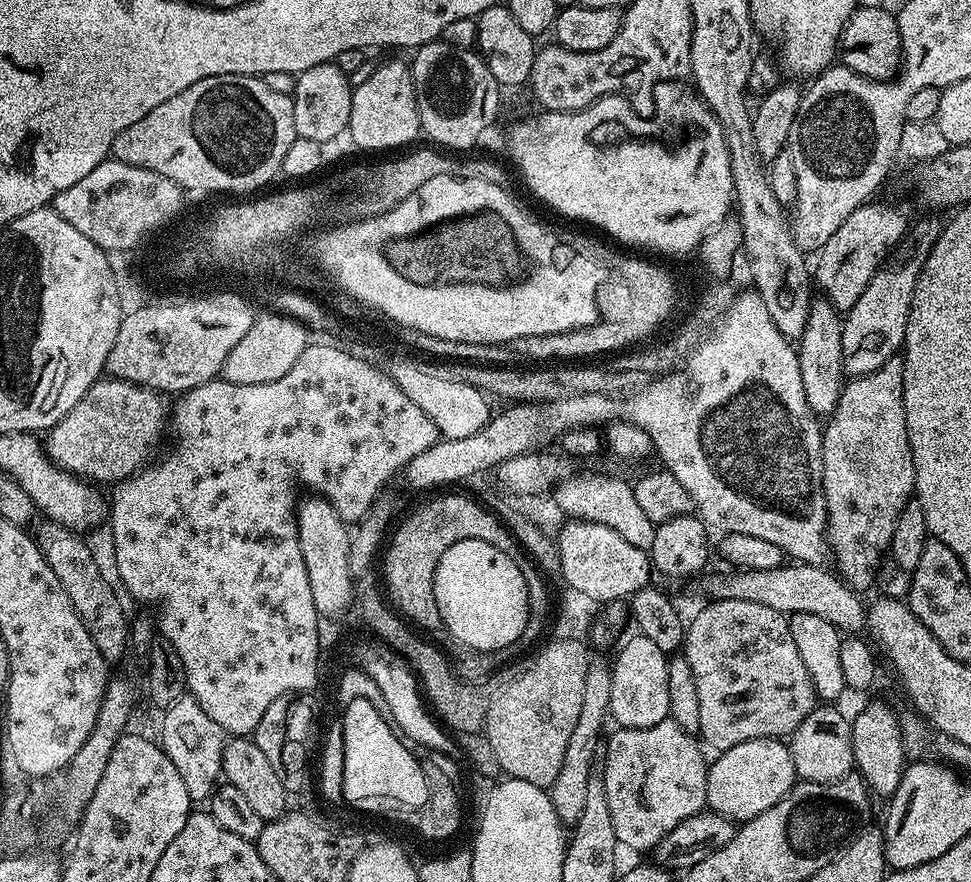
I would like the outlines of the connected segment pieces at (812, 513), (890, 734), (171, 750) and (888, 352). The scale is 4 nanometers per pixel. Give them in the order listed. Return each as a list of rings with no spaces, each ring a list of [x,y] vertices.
[[[755,290],[749,292],[741,291],[736,297],[736,301],[726,315],[721,318],[720,323],[707,335],[693,350],[691,355],[686,359],[686,366],[679,370],[673,370],[667,375],[661,375],[659,378],[653,379],[653,384],[645,383],[639,390],[625,395],[619,400],[614,396],[607,396],[605,392],[602,394],[578,394],[577,396],[567,396],[561,400],[551,400],[549,404],[521,404],[515,403],[513,406],[508,406],[505,412],[500,412],[491,417],[486,426],[482,426],[482,430],[478,430],[478,434],[470,434],[470,438],[458,438],[457,440],[446,440],[443,438],[437,439],[434,446],[430,446],[430,450],[422,450],[422,454],[418,454],[418,458],[414,458],[406,465],[403,470],[403,479],[408,479],[408,484],[412,488],[440,488],[443,484],[456,484],[459,480],[468,480],[471,476],[476,476],[479,472],[484,472],[491,469],[497,464],[506,462],[510,458],[518,458],[523,452],[534,452],[543,449],[544,444],[548,444],[559,438],[564,432],[569,432],[571,428],[590,428],[593,426],[604,426],[609,422],[615,422],[619,419],[629,420],[634,426],[638,426],[642,430],[646,430],[646,434],[650,434],[652,439],[652,447],[655,455],[660,455],[660,460],[663,467],[670,474],[674,474],[674,478],[678,478],[678,482],[682,482],[682,486],[686,486],[686,494],[690,494],[695,511],[698,513],[701,520],[708,525],[709,529],[720,531],[720,534],[733,532],[734,534],[751,534],[754,538],[762,538],[766,542],[774,542],[774,546],[778,546],[786,553],[793,561],[801,564],[819,564],[825,563],[830,556],[830,549],[826,539],[828,530],[828,511],[826,510],[826,494],[824,493],[824,479],[822,478],[822,424],[815,412],[810,410],[810,406],[806,402],[806,390],[802,390],[802,370],[798,366],[798,354],[794,347],[793,341],[782,334],[782,330],[778,330],[778,326],[774,326],[774,318],[770,318],[770,310],[766,310],[766,302],[762,300],[759,293]]]
[[[876,700],[868,704],[852,721],[852,762],[873,797],[890,798],[898,790],[906,767],[906,749],[901,717],[888,704]]]
[[[191,694],[178,697],[170,707],[163,709],[161,716],[164,717],[160,720],[158,740],[182,777],[186,794],[190,794],[193,802],[207,801],[217,791],[222,776],[222,754],[226,743],[222,726],[218,726],[218,722],[214,722],[214,718],[202,710]]]
[[[928,216],[925,220],[914,223],[910,228],[912,249],[909,250],[909,260],[896,264],[893,268],[881,267],[876,271],[865,292],[854,306],[843,317],[842,354],[844,355],[844,370],[849,377],[865,376],[878,370],[892,356],[897,355],[904,347],[906,322],[910,318],[910,306],[914,298],[914,286],[920,276],[920,267],[930,254],[934,242],[940,237],[941,221]]]

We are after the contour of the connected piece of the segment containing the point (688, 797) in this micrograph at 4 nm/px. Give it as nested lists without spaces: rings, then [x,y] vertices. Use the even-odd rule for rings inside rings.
[[[671,718],[654,726],[617,727],[615,731],[609,740],[607,737],[606,751],[602,756],[606,802],[610,806],[610,818],[614,818],[614,834],[623,847],[625,844],[636,852],[647,853],[655,848],[658,842],[662,842],[662,838],[666,838],[666,834],[670,834],[670,830],[674,830],[674,826],[678,826],[686,817],[705,811],[708,803],[709,761],[704,760],[705,749],[701,741],[693,733],[678,726],[678,722]]]

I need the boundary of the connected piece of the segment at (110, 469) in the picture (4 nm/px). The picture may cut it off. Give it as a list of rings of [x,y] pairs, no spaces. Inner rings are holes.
[[[101,378],[86,390],[82,402],[70,410],[53,428],[46,433],[46,451],[56,467],[73,472],[97,485],[115,485],[117,480],[127,480],[136,475],[153,459],[152,451],[160,444],[160,435],[166,432],[165,397],[152,388],[144,388],[141,384],[131,384],[115,378]]]

